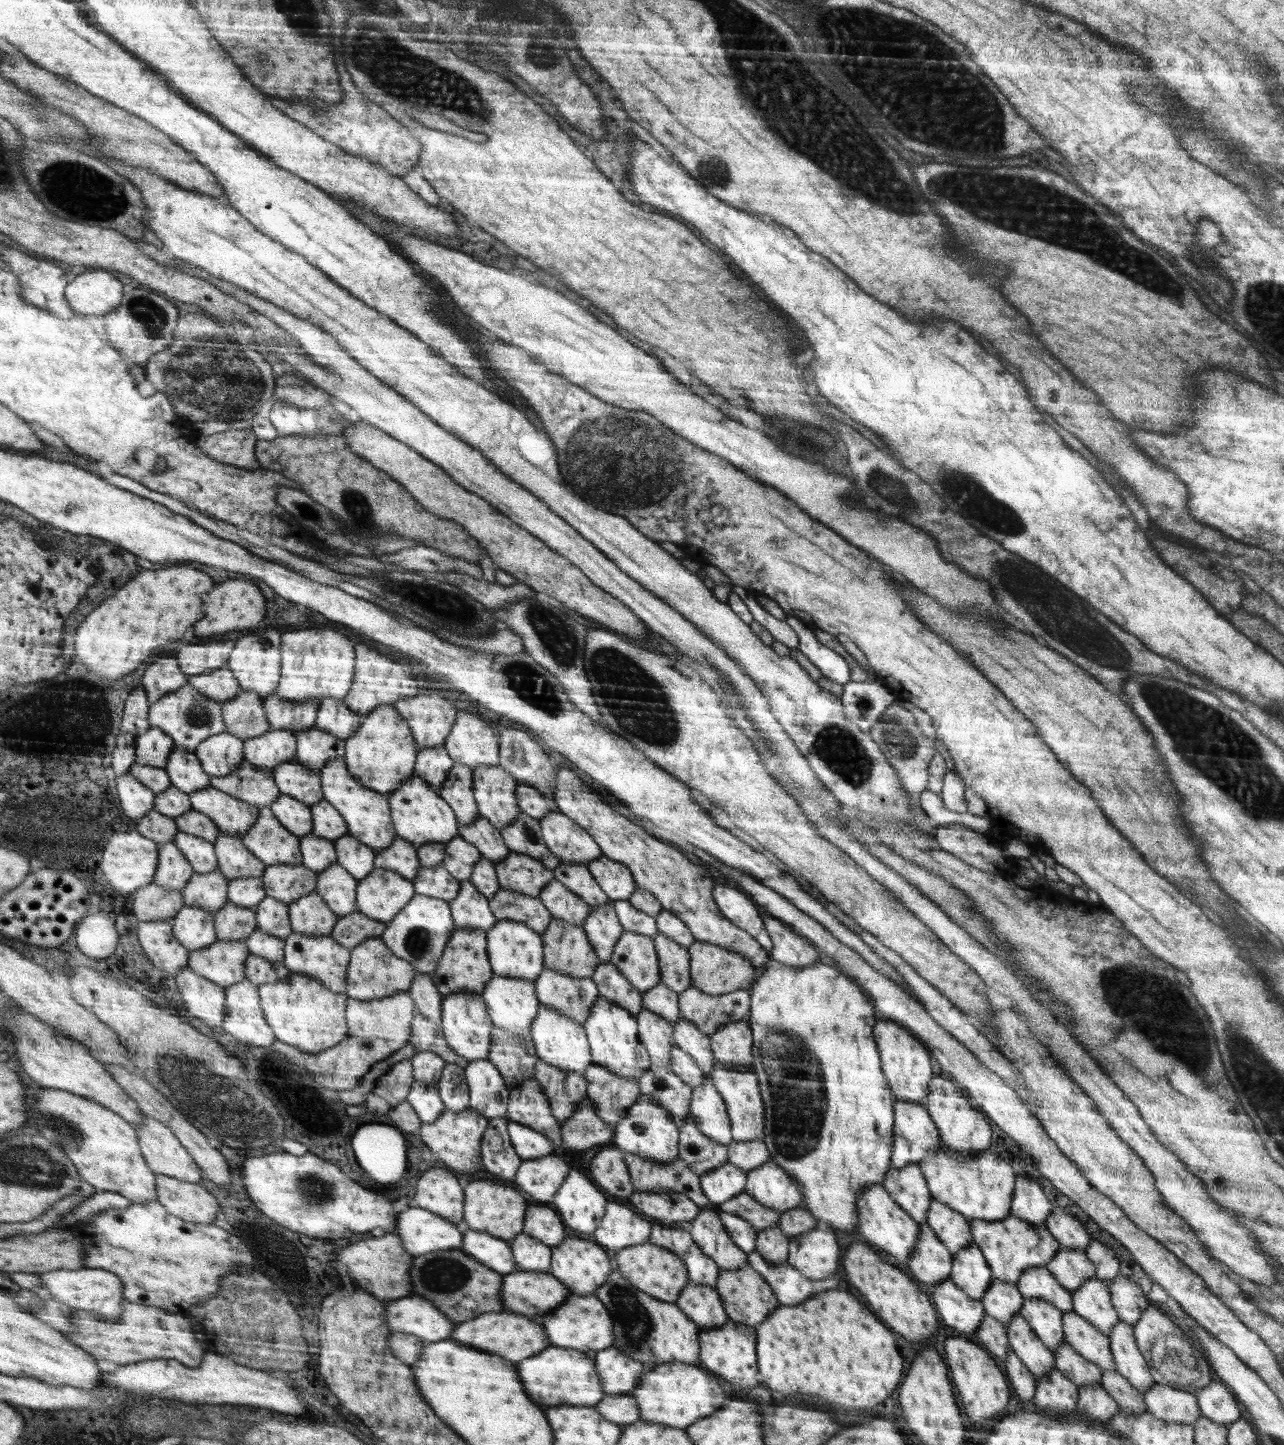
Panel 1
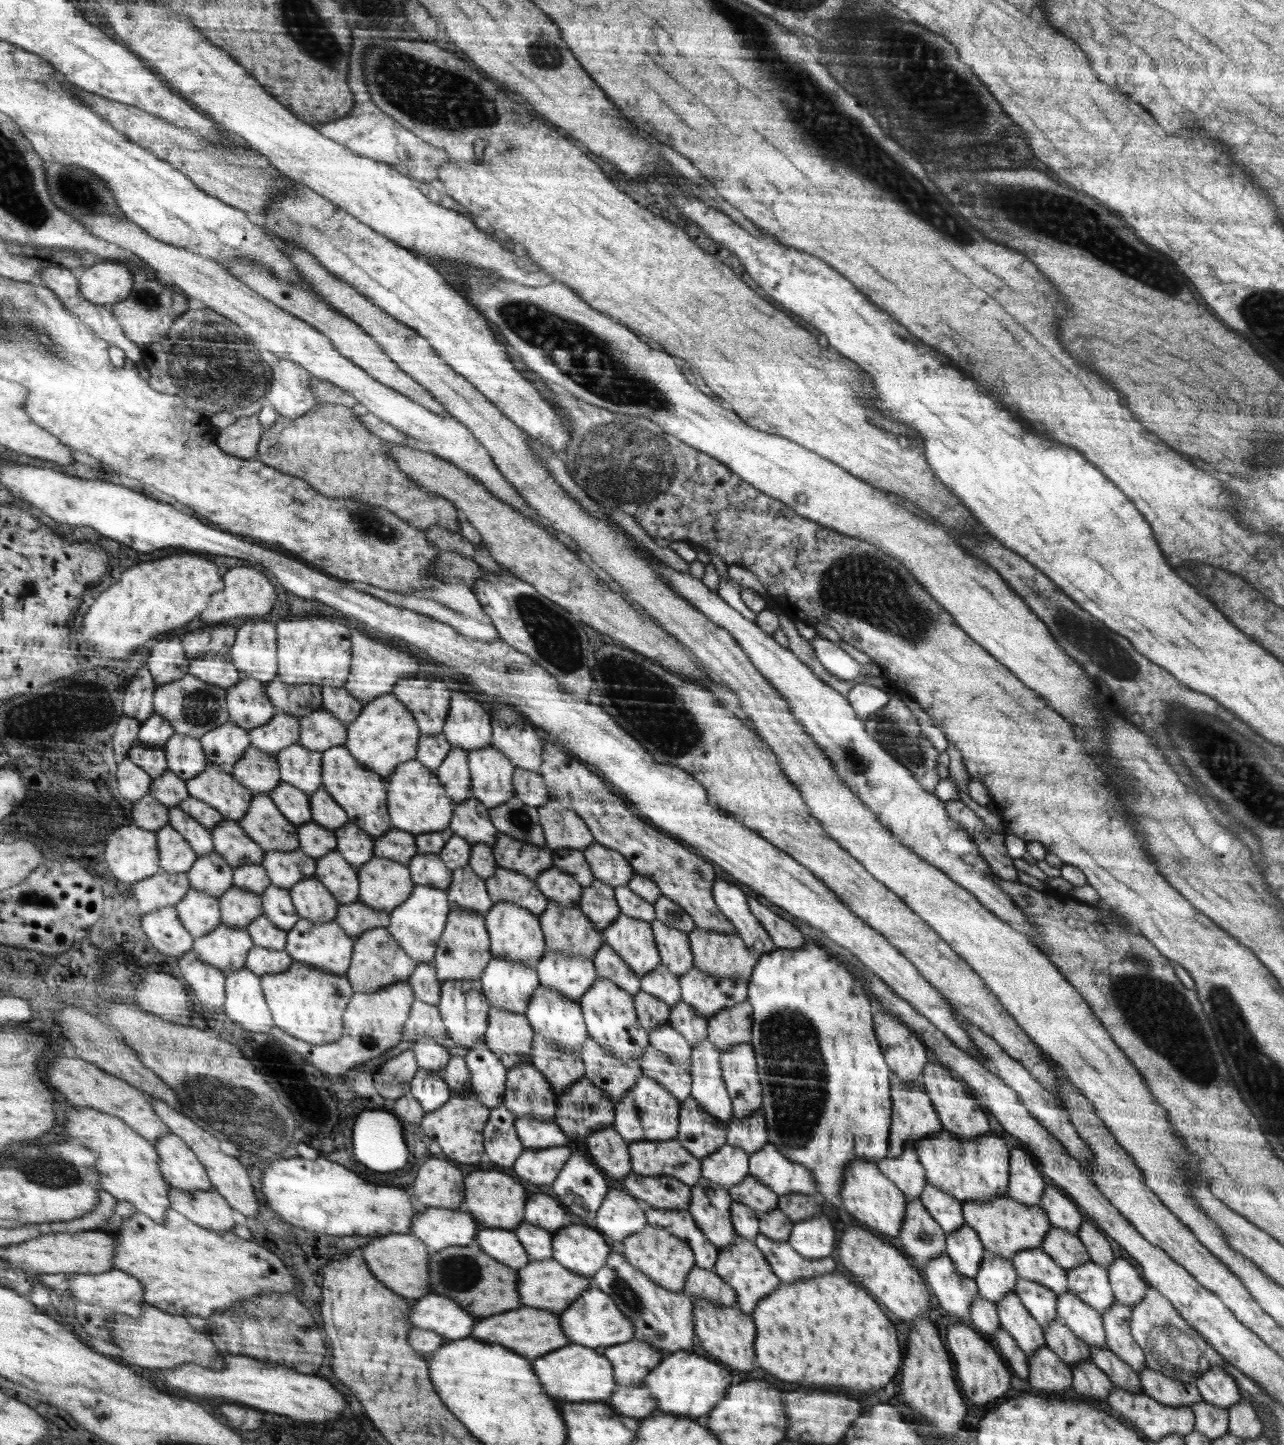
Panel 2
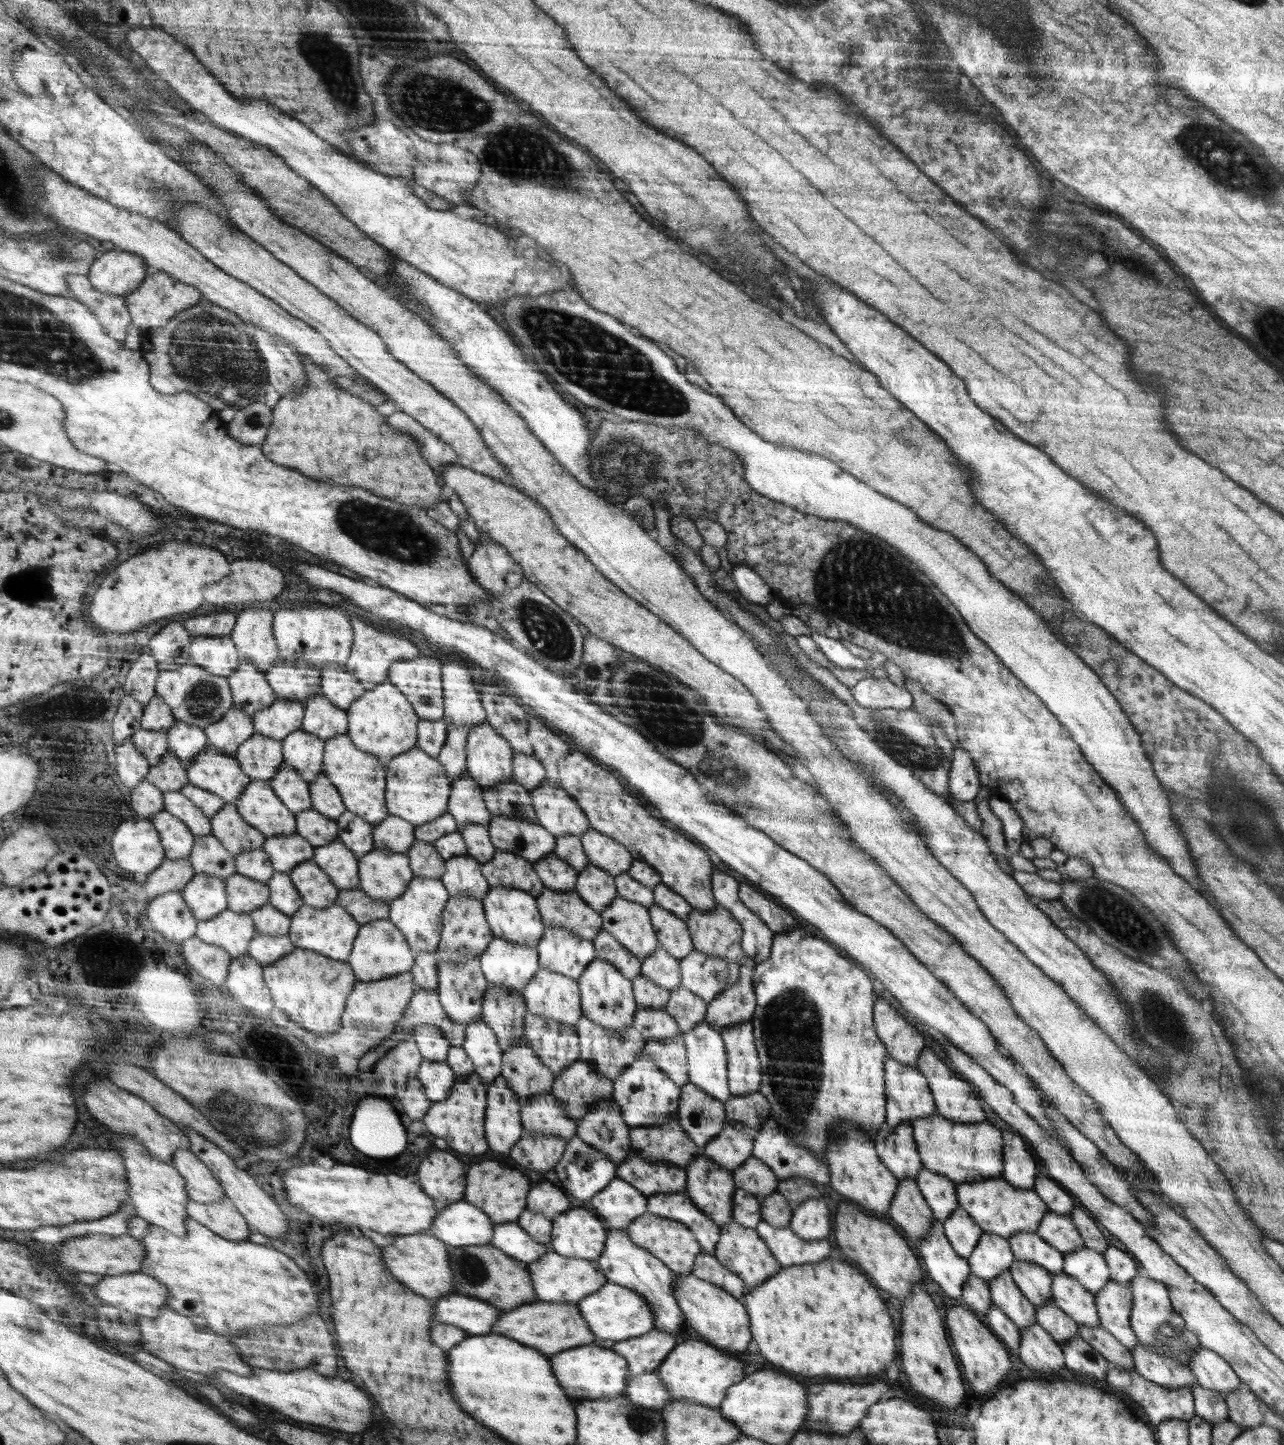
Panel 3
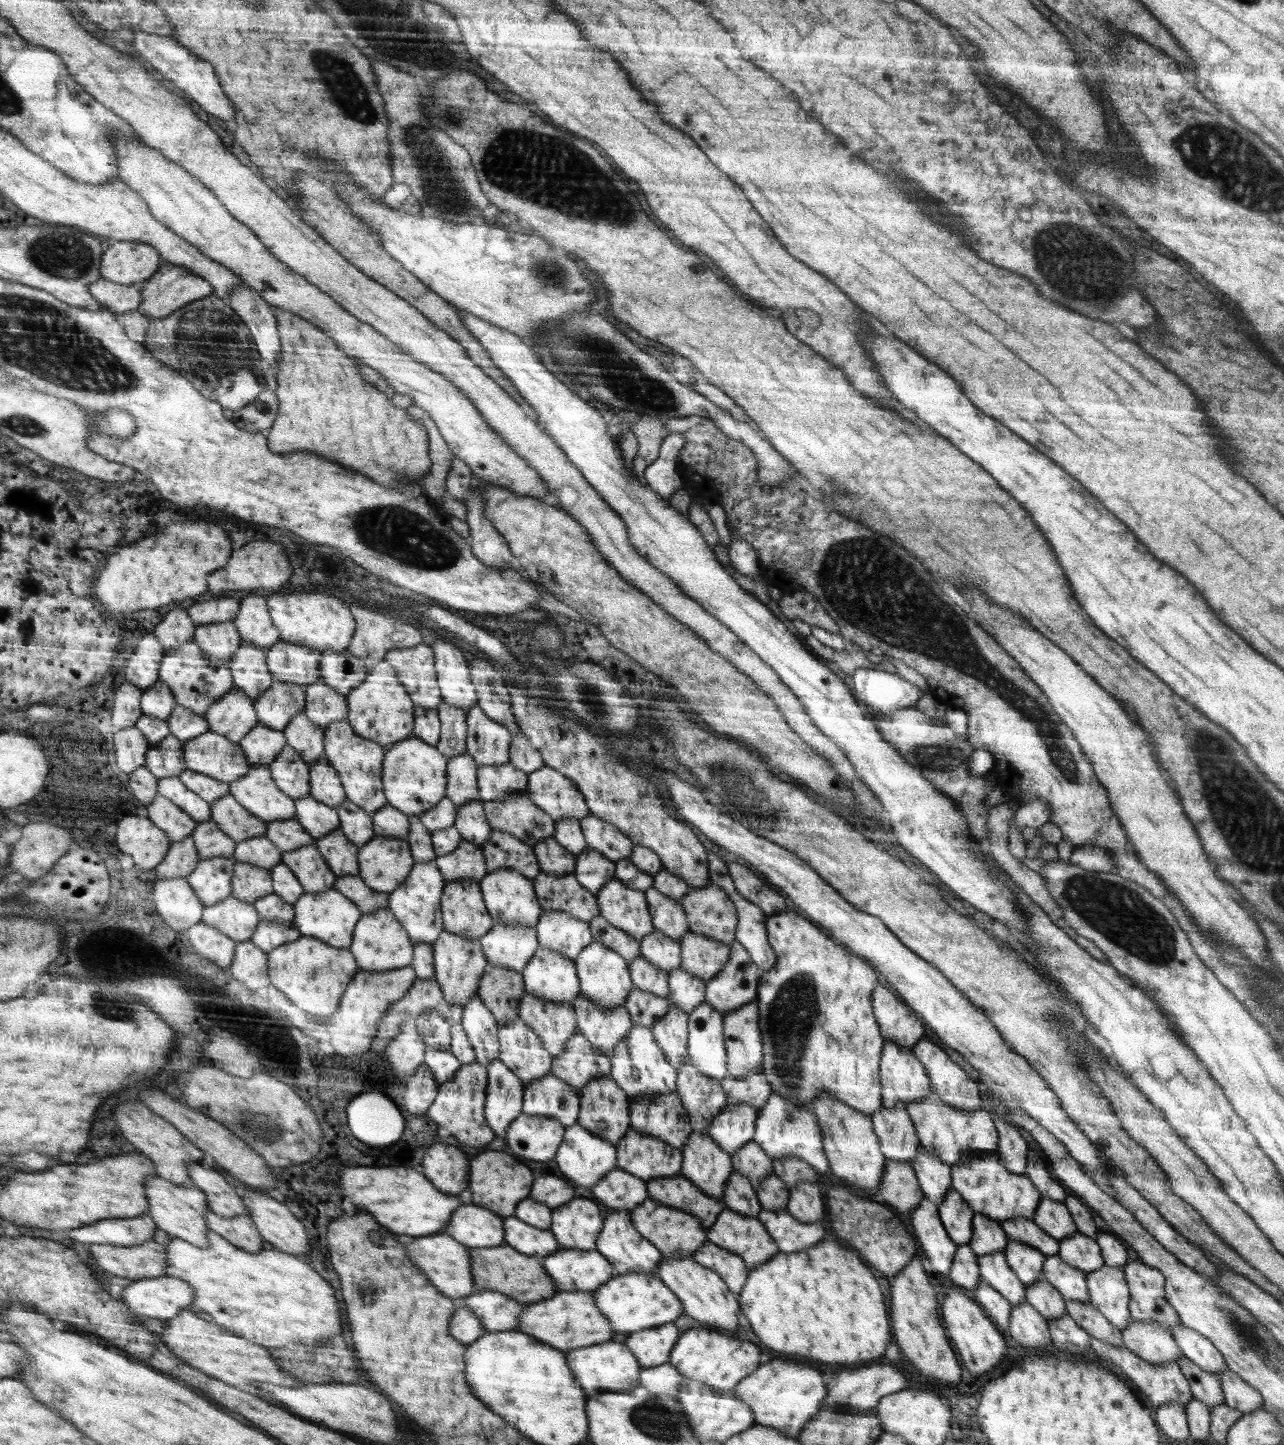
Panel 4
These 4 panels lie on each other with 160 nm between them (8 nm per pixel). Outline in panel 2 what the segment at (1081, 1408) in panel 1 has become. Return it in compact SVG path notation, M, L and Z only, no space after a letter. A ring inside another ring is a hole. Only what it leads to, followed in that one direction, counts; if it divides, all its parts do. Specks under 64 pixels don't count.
M1091 1360L1080 1363L1077 1367L1072 1368L1072 1371L1075 1372L1073 1395L1105 1404L1110 1391L1114 1388L1108 1375L1102 1373Z

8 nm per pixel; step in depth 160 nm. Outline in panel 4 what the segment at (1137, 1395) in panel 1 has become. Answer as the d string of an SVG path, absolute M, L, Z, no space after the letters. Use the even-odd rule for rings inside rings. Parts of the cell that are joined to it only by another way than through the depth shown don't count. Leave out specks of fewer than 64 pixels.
M1066 1300L1067 1314L1076 1321L1090 1337L1107 1342L1109 1345L1122 1347L1123 1337L1118 1328L1114 1328L1091 1303Z

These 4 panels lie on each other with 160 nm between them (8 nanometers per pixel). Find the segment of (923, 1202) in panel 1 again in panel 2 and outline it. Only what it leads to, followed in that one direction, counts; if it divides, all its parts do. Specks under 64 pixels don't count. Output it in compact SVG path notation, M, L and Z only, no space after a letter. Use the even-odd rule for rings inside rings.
M906 1143L900 1156L883 1158L878 1167L882 1174L896 1183L908 1201L918 1199L922 1194L927 1178L912 1144Z

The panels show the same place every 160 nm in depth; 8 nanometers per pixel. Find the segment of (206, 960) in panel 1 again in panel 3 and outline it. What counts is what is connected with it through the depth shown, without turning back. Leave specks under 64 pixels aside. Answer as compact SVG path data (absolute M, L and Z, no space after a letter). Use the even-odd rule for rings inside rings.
M229 908L210 920L202 921L197 935L206 942L223 946L234 960L247 953L255 933L252 917L248 913L240 914Z

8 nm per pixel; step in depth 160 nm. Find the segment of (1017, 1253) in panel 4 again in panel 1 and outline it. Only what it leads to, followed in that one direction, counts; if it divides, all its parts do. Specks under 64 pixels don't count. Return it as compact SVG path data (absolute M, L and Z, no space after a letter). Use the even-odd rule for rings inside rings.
M1024 1300L1020 1315L1053 1353L1065 1342L1063 1313L1052 1304L1042 1300Z

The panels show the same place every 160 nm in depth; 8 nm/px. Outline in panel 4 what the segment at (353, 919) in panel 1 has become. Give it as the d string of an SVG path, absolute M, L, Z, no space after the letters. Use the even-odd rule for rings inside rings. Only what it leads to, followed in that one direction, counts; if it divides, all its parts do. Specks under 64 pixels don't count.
M359 874L338 877L333 888L340 891L352 902L355 902L363 913L387 908L389 903L388 893L372 890Z

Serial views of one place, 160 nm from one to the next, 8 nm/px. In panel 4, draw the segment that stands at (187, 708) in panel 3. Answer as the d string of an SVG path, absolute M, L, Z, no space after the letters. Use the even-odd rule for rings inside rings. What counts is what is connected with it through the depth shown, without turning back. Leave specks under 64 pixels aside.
M196 640L177 646L165 654L161 678L174 691L178 704L192 709L200 716L206 716L212 705L236 688L232 667L229 664L214 663Z

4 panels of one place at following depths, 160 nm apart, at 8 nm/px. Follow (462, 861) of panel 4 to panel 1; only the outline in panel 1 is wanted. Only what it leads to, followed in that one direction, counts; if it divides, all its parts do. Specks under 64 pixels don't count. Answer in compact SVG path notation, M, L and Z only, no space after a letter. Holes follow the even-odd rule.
M470 879L460 882L460 892L454 900L450 900L450 905L456 927L488 932L498 919L491 910L490 901L476 890Z

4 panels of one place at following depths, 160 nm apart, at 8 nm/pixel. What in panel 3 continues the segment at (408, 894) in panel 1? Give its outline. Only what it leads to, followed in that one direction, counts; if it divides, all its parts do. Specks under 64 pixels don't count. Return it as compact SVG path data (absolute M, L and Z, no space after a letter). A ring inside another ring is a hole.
M373 849L371 853L358 859L360 890L366 896L386 902L394 901L402 896L408 883L415 877L408 855L396 854L390 850Z

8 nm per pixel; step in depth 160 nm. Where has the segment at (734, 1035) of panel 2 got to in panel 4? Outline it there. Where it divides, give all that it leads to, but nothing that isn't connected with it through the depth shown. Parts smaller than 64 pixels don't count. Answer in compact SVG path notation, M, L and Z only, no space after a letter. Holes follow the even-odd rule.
M736 940L730 947L728 966L705 984L705 1000L724 1015L756 1000L757 986L762 980L748 951Z

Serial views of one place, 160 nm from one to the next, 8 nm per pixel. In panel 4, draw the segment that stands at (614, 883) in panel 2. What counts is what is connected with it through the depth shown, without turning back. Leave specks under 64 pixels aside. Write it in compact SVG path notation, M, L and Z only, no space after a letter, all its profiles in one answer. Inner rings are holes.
M591 812L580 821L584 838L588 847L600 852L610 862L620 862L631 857L635 844L626 835L622 834L612 823L596 818Z

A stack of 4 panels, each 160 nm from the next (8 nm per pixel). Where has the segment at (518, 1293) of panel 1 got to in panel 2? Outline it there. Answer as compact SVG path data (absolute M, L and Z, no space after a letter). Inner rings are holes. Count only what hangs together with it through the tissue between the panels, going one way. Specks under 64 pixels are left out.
M555 1258L543 1261L530 1260L528 1265L518 1270L518 1275L517 1290L520 1294L521 1306L550 1310L556 1314L561 1314L570 1308L572 1303L576 1302L581 1294L590 1289L592 1285L592 1280L568 1270L568 1267L559 1263Z

